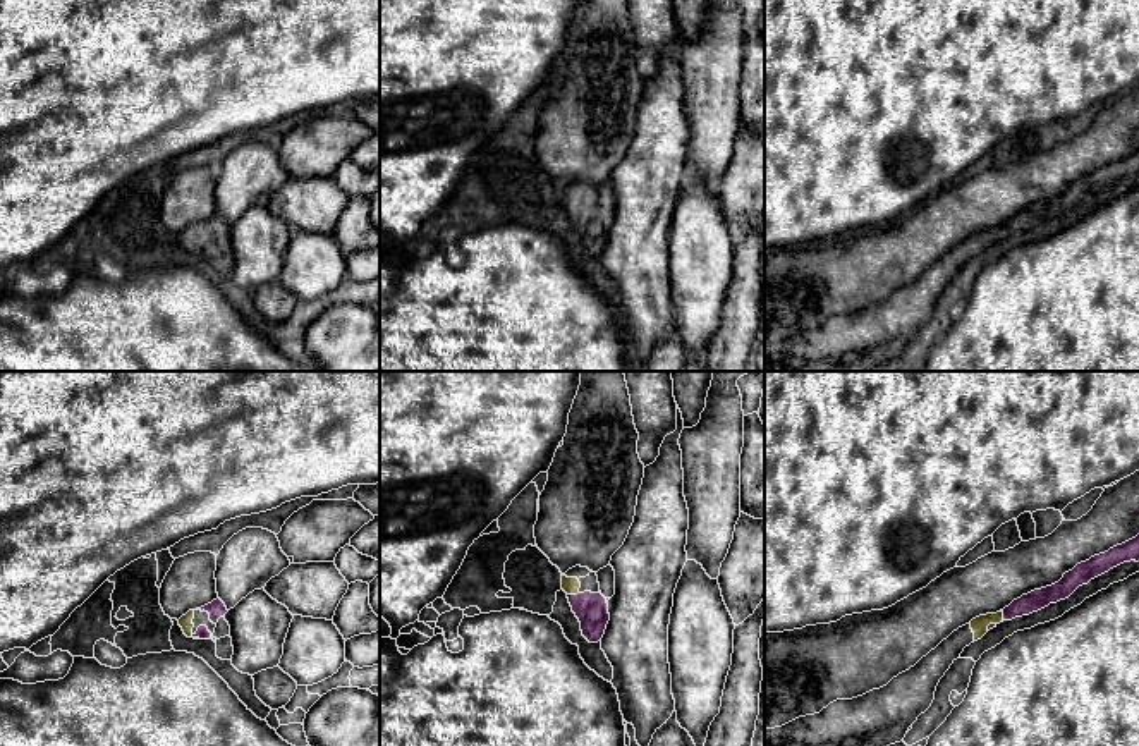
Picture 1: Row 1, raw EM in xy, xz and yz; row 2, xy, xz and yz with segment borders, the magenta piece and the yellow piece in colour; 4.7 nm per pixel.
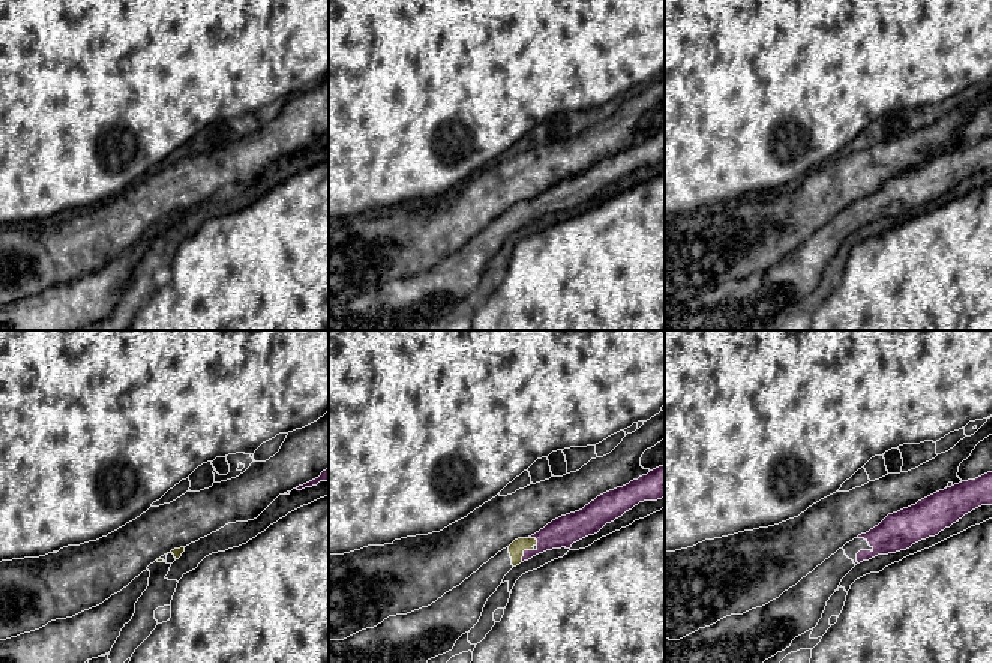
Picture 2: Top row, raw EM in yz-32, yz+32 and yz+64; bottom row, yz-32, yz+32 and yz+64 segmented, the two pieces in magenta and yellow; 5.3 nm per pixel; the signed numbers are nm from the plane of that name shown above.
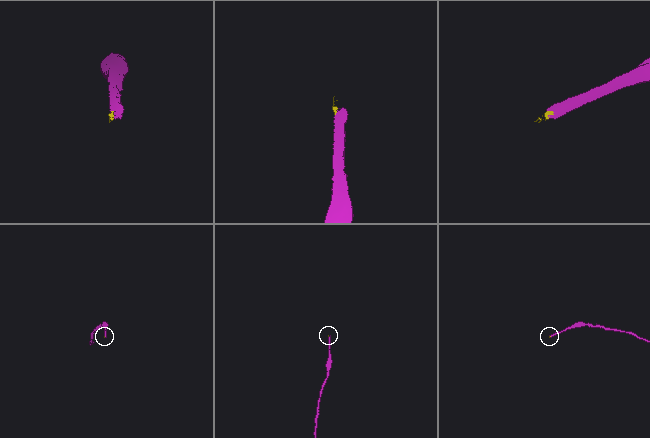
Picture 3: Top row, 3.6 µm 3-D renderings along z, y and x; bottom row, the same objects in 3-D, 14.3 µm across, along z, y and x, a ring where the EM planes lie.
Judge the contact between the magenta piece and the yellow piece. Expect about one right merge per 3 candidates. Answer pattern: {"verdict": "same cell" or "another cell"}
{"verdict": "same cell"}

